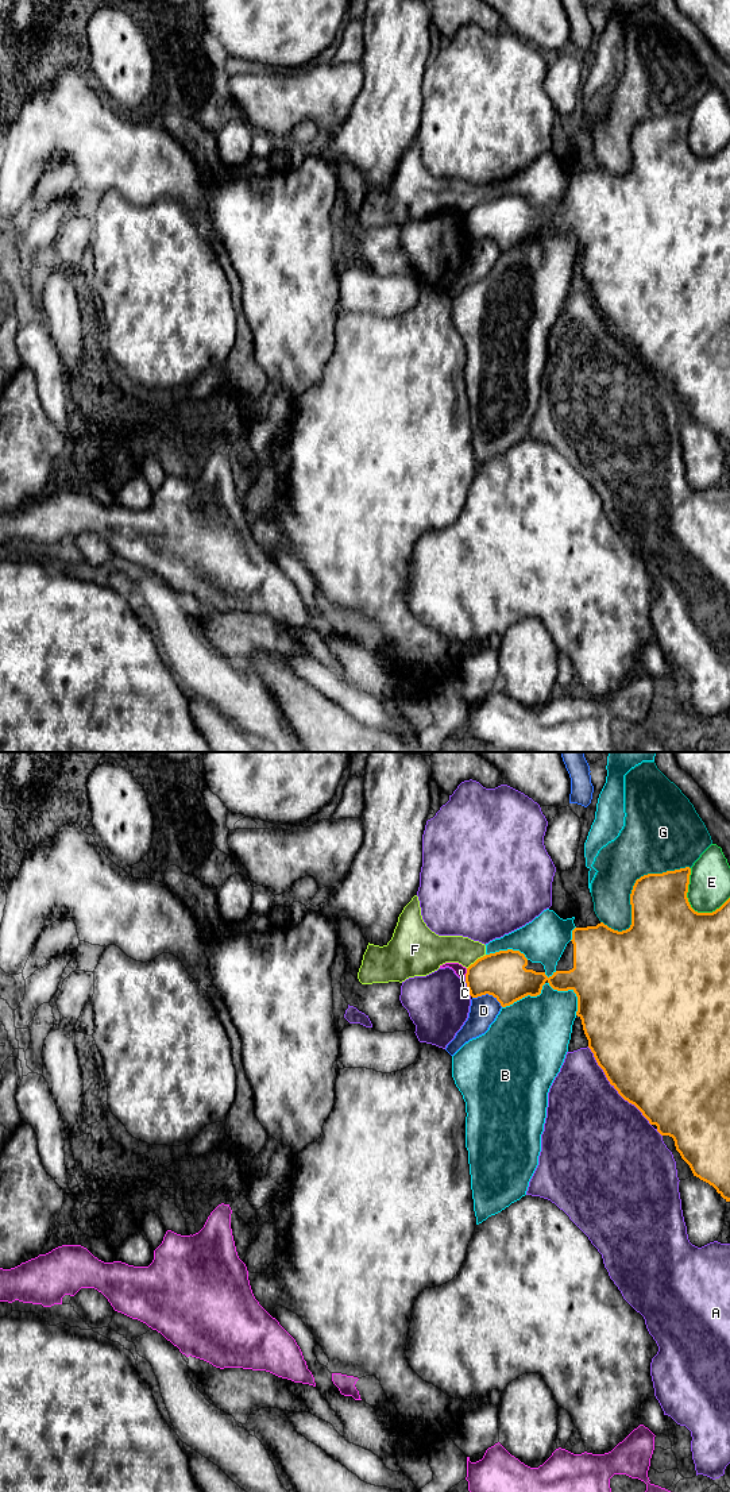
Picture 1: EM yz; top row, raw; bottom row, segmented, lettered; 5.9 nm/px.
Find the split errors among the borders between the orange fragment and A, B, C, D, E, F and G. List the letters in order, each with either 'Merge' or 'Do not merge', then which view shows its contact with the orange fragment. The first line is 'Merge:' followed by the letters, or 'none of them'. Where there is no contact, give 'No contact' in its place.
Merge: none of them
A: Do not merge. Touches orange in yz
B: Do not merge. Touches orange in yz
C: Do not merge. Touches orange in yz
D: Do not merge. Touches orange in yz
E: Do not merge. Touches orange in yz
F: Do not merge. Touches orange in yz
G: Do not merge. Touches orange in yz

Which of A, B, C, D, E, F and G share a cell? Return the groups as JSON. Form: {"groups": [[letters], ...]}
{"groups": [["A"], ["B", "F"], ["C"], ["D"], ["E"], ["G"]]}

